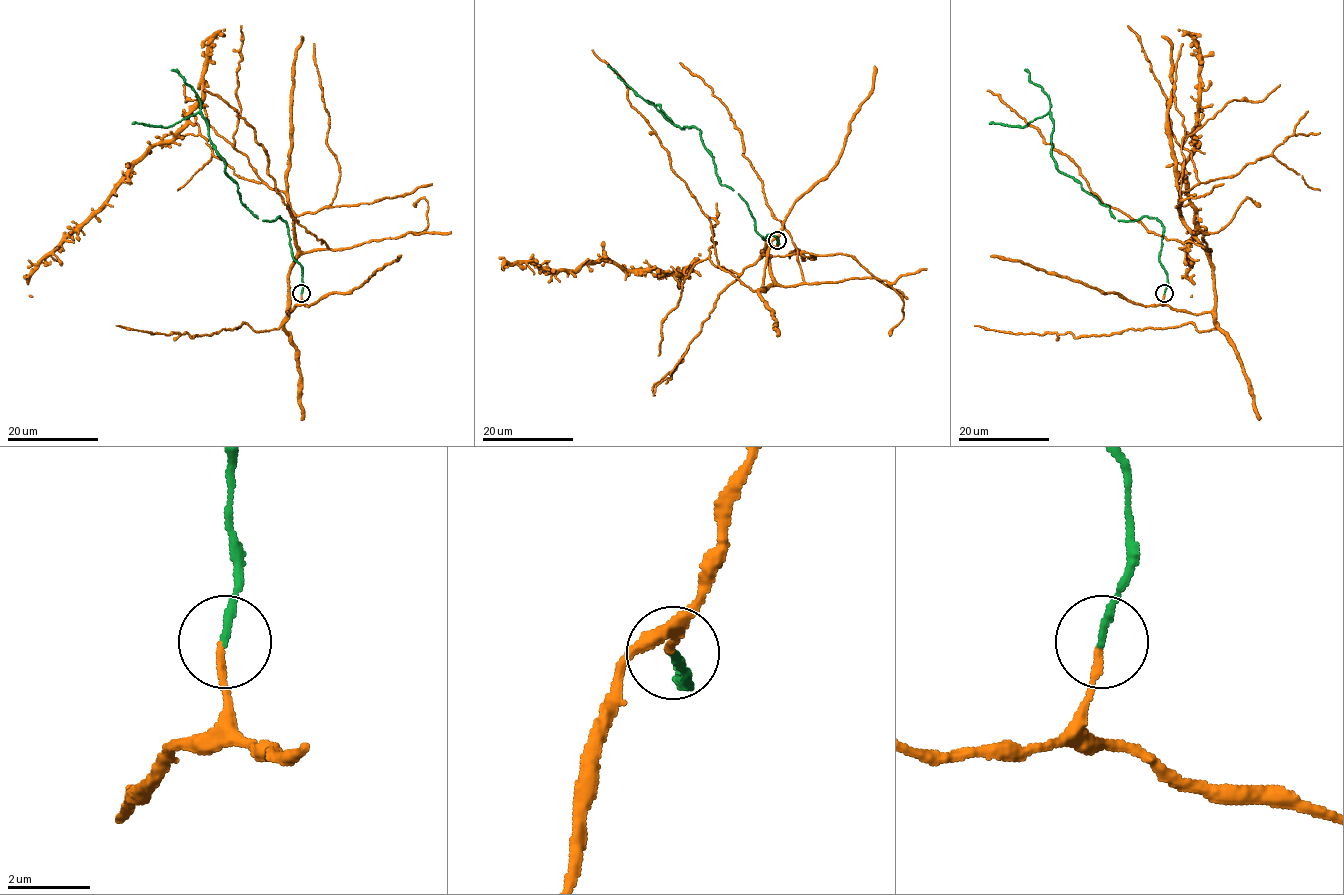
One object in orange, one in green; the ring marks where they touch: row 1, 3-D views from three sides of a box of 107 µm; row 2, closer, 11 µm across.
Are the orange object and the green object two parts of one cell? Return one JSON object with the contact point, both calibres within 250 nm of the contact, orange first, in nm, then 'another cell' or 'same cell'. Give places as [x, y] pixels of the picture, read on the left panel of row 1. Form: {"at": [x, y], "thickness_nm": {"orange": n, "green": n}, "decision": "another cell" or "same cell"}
{"at": [301, 293], "thickness_nm": {"orange": 170, "green": 180}, "decision": "same cell"}

